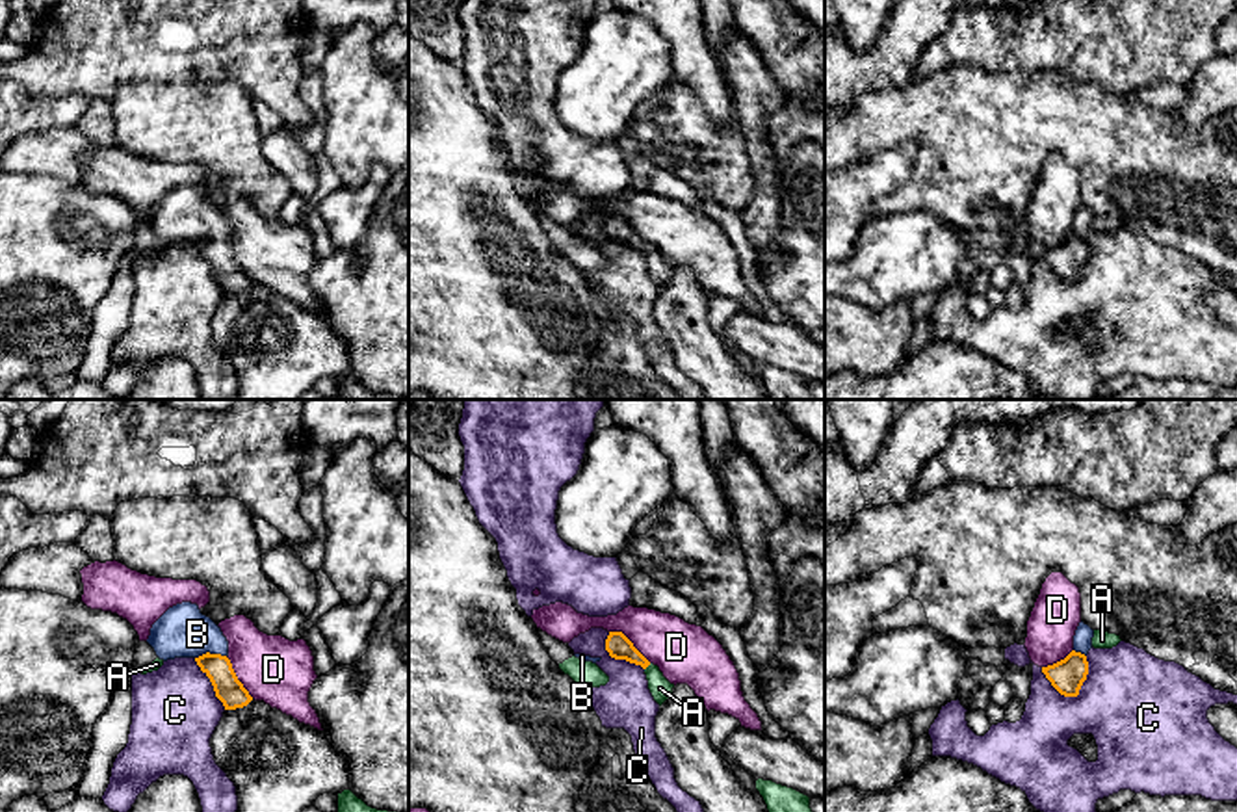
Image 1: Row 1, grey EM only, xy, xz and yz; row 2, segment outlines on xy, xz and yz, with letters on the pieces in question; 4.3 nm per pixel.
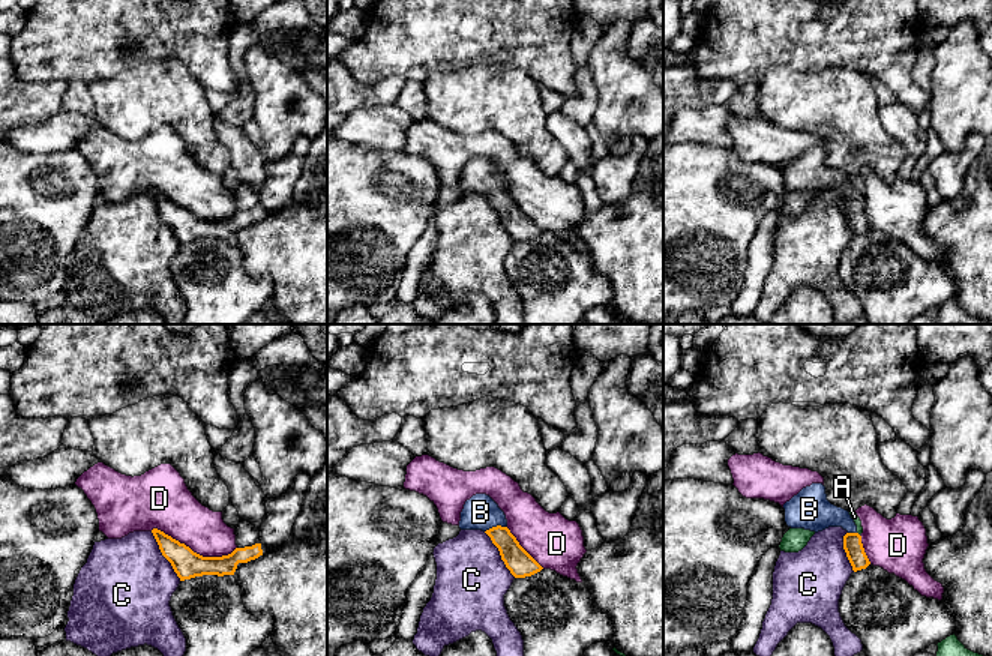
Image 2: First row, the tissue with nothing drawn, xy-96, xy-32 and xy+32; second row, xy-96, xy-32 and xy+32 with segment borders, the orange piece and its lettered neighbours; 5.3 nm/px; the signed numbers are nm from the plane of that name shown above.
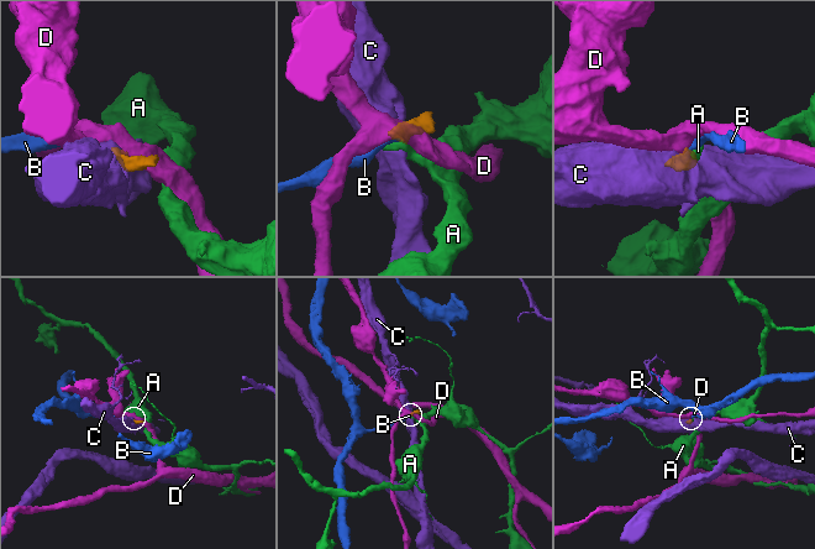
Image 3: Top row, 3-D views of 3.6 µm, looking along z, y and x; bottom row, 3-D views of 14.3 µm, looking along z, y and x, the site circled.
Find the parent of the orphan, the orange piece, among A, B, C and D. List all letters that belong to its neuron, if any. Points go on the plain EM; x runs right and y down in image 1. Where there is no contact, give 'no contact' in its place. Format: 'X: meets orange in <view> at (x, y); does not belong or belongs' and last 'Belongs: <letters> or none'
A: meets orange in xz at (647, 249); does not belong
B: meets orange in xy at (210, 238); belongs
C: meets orange in yz at (1072, 279); does not belong
D: meets orange in xz at (630, 225); does not belong
Belongs: B

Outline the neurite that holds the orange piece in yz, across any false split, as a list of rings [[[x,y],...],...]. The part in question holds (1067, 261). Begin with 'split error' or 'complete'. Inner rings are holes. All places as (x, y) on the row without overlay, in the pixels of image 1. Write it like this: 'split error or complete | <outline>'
split error | [[[1079,206],[1074,219],[1074,234],[1061,245],[1042,251],[1051,269],[1064,281],[1077,281],[1088,258],[1087,238],[1092,232],[1094,214]]]

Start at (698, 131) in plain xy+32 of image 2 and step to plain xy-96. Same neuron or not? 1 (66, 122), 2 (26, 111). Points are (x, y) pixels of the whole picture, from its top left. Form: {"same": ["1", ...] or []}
{"same": ["1"]}

